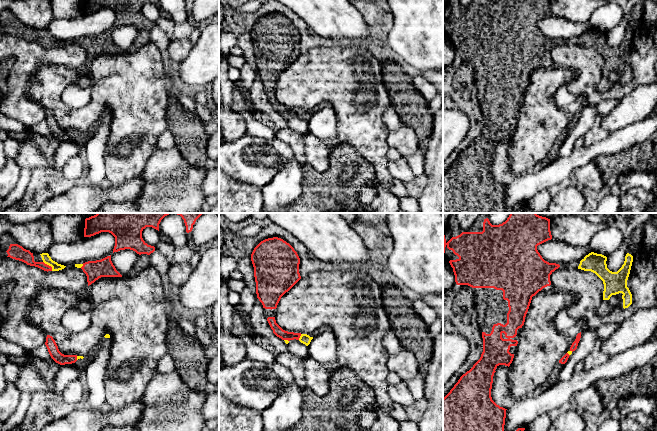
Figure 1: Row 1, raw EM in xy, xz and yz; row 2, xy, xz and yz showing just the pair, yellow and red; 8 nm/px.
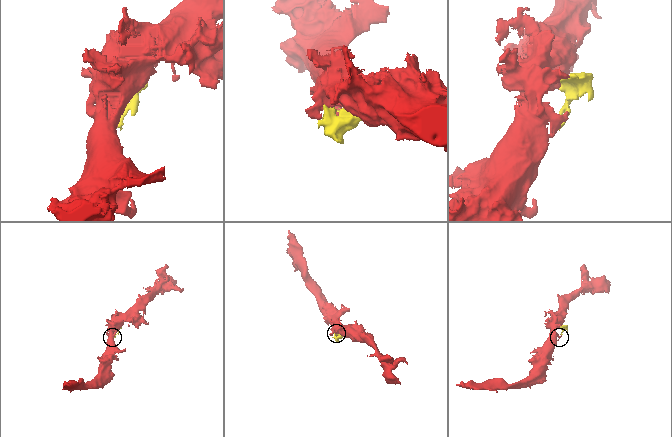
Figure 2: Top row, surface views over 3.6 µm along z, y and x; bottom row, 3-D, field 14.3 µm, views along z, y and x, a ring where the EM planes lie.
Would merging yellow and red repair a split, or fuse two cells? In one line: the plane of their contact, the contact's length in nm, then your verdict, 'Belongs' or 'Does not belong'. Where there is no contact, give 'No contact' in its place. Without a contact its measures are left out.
Touches yellow in xy. Shared border 110 nm. Belongs

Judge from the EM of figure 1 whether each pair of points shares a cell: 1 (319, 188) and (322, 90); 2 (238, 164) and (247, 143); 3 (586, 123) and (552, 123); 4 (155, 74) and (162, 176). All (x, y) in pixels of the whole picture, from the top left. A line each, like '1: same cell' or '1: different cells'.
1: different cells
2: same cell
3: different cells
4: different cells

